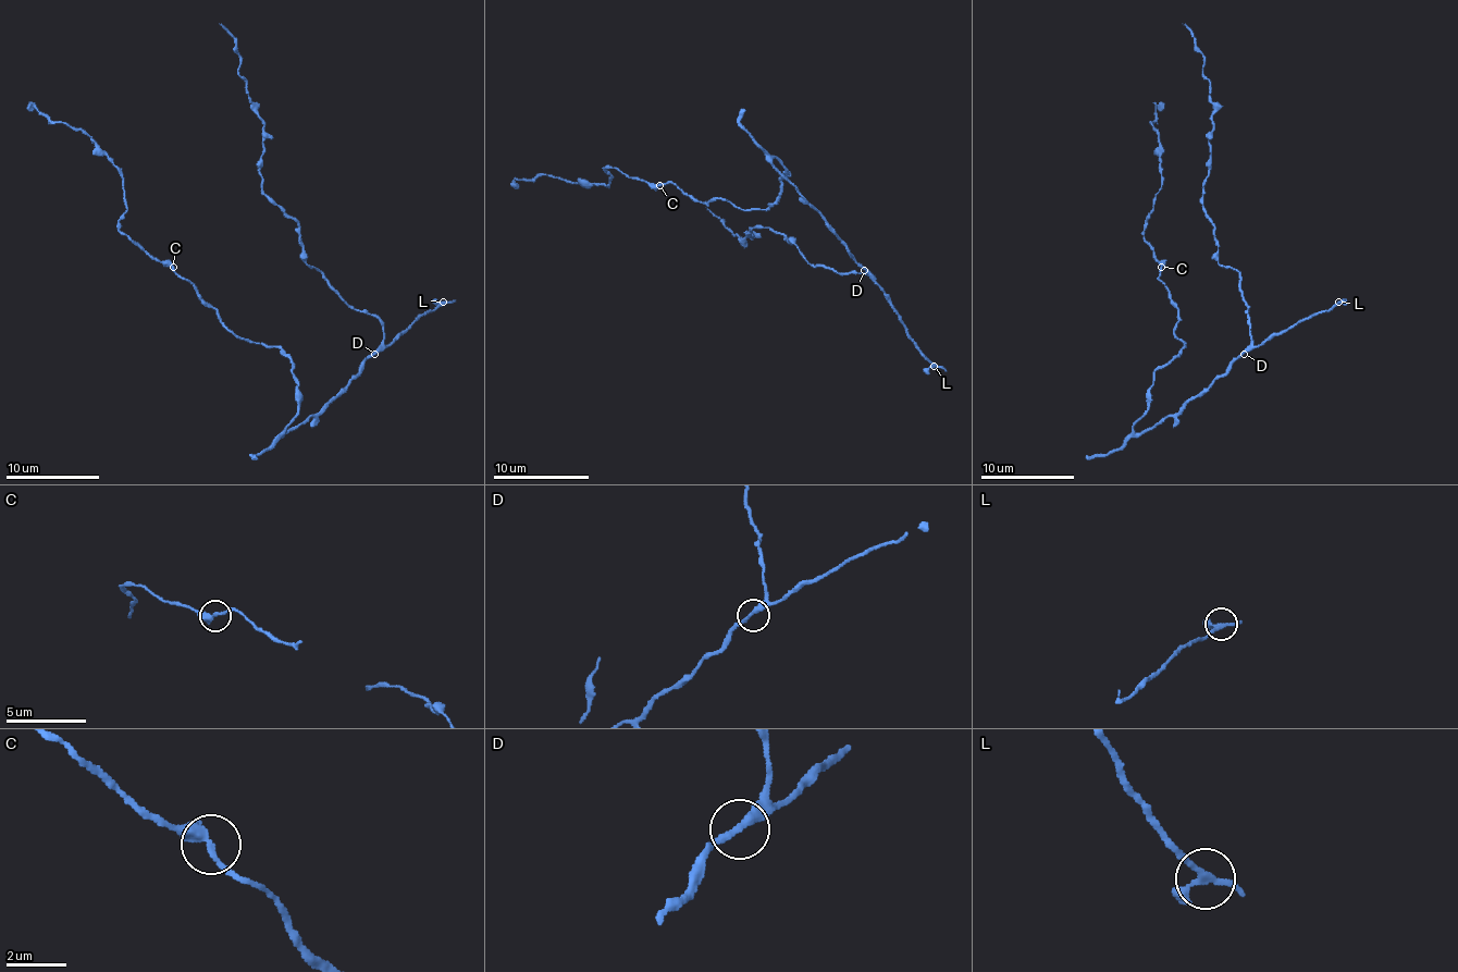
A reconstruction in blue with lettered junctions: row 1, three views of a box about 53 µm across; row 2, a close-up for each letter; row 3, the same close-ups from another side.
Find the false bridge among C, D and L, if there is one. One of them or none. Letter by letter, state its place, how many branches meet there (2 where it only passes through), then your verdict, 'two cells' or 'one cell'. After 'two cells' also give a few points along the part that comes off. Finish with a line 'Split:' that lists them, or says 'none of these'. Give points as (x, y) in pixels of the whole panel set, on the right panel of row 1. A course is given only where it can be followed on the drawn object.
C: at (1161, 267); 2 branches meet; one cell
D: at (1244, 354); 2 branches meet; one cell
L: at (1338, 302); 2 branches meet; one cell
Split: none of these

